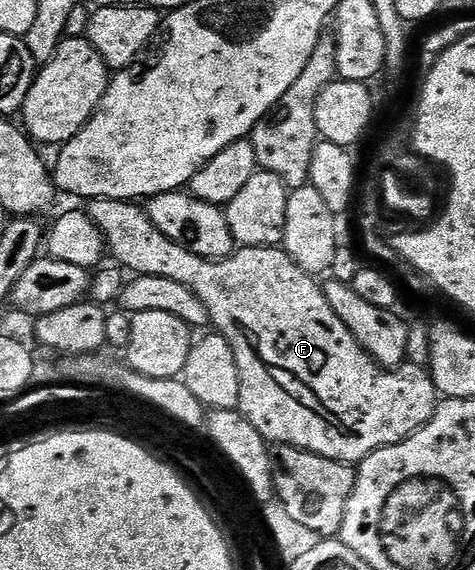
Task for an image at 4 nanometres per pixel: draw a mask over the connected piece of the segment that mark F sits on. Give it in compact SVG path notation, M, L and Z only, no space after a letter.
M93 198L87 203L86 212L100 229L100 235L104 238L107 253L111 257L113 254L117 258L113 259L125 271L131 272L133 270L131 273L136 276L145 274L146 276L166 276L166 280L178 280L178 284L186 284L186 288L190 288L190 292L194 292L194 296L198 296L198 300L202 300L202 304L206 304L211 329L215 333L221 334L230 344L230 348L234 348L234 360L238 360L238 396L240 397L238 410L261 433L267 443L290 444L296 446L299 450L314 452L318 456L326 456L330 460L359 464L373 454L375 450L381 450L384 446L393 446L403 438L410 437L415 430L421 430L432 419L432 413L436 411L438 405L438 395L436 385L432 382L431 373L425 367L411 364L395 368L379 366L360 347L358 340L354 340L354 336L350 336L350 328L346 328L346 324L342 324L342 320L338 320L338 316L334 316L334 308L330 308L330 304L326 304L326 296L321 283L313 275L306 273L298 264L294 264L292 257L282 248L275 246L246 246L237 249L229 258L213 260L198 256L194 252L182 248L182 244L162 236L162 232L158 232L158 228L154 228L154 224L148 219L147 209L135 201L123 202L122 200L110 200L109 198Z

